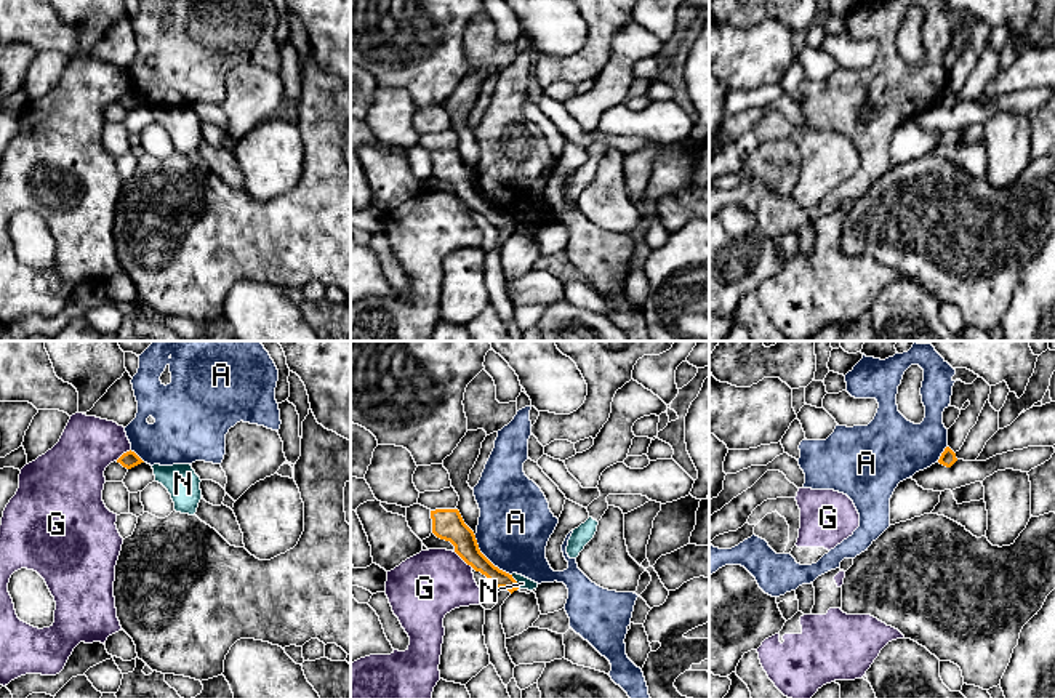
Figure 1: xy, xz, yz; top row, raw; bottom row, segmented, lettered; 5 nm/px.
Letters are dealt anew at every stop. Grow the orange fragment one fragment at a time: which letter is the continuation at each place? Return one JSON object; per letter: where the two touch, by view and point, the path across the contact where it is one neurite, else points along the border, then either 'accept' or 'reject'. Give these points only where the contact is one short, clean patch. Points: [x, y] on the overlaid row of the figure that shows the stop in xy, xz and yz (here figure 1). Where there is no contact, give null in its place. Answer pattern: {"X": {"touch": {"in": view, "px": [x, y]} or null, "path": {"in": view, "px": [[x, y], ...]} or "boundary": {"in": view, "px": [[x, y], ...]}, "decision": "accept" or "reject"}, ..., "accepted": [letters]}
{"A": {"touch": {"in": "xz", "px": [487, 559]}, "decision": "reject"}, "G": {"touch": {"in": "xz", "px": [465, 561]}, "boundary": {"in": "xz", "px": [[455, 551], [473, 567]]}, "decision": "reject"}, "N": {"touch": {"in": "xz", "px": [516, 581]}, "boundary": {"in": "xz", "px": [[511, 575], [519, 588]]}, "decision": "reject"}, "accepted": []}

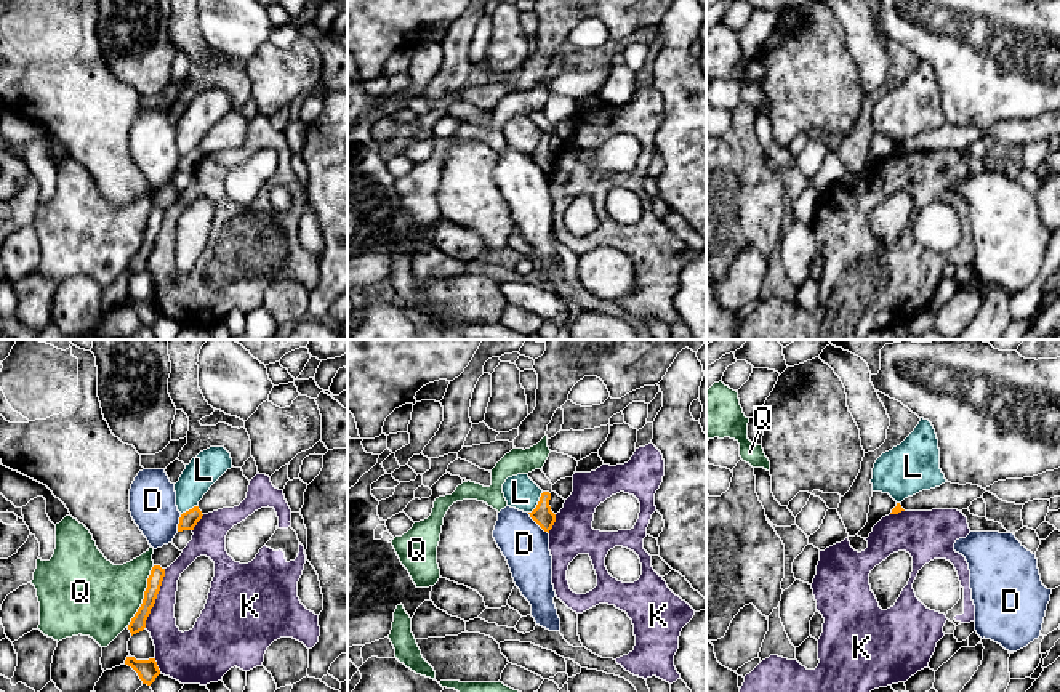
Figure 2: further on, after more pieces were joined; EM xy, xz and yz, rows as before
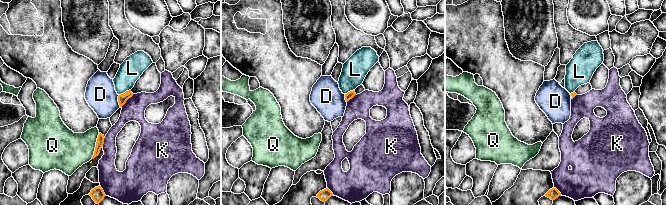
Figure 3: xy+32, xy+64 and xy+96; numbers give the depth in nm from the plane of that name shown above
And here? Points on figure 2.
{"D": {"touch": {"in": "xz", "px": [538, 524]}, "boundary": {"in": "xz", "px": [[527, 513], [548, 534]]}, "decision": "reject"}, "K": {"touch": {"in": "xy", "px": [156, 598]}, "decision": "reject"}, "L": {"touch": {"in": "xz", "px": [538, 503]}, "decision": "reject"}, "Q": {"touch": {"in": "xy", "px": [144, 596]}, "boundary": {"in": "xy", "px": [[154, 566], [143, 603], [127, 627]]}, "decision": "reject"}, "accepted": []}

